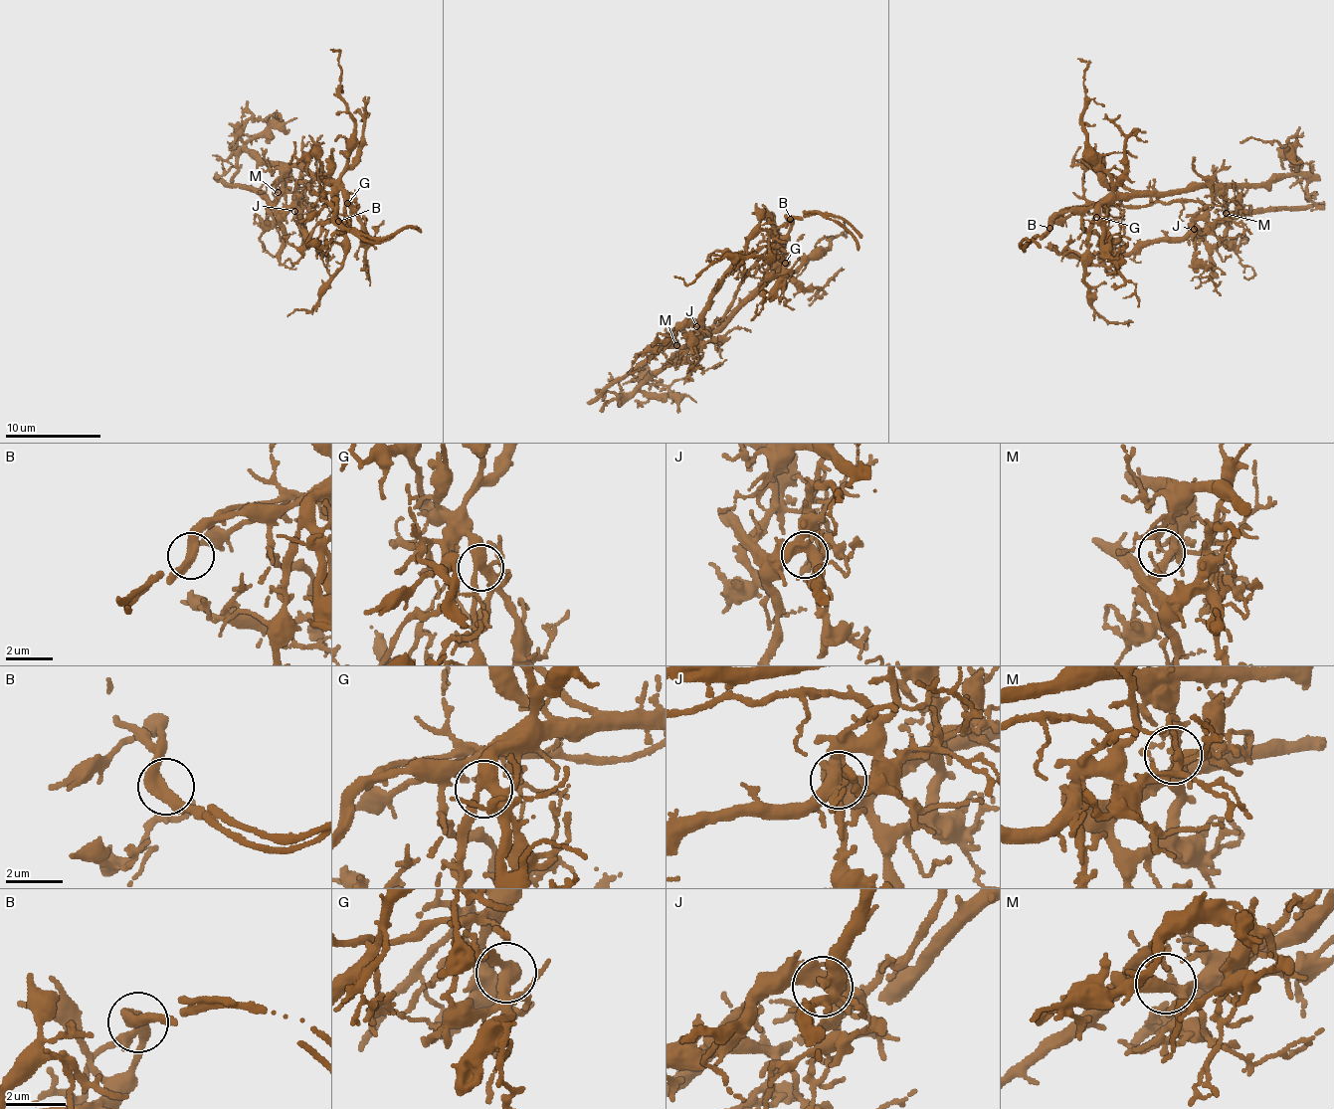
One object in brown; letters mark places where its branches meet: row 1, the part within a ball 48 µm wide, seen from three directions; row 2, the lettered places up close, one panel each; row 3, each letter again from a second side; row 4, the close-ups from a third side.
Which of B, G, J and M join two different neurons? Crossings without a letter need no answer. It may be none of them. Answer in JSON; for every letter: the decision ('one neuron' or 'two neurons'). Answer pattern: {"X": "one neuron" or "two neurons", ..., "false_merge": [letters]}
{"B": "two neurons", "G": "one neuron", "J": "one neuron", "M": "one neuron", "false_merge": ["B"]}

